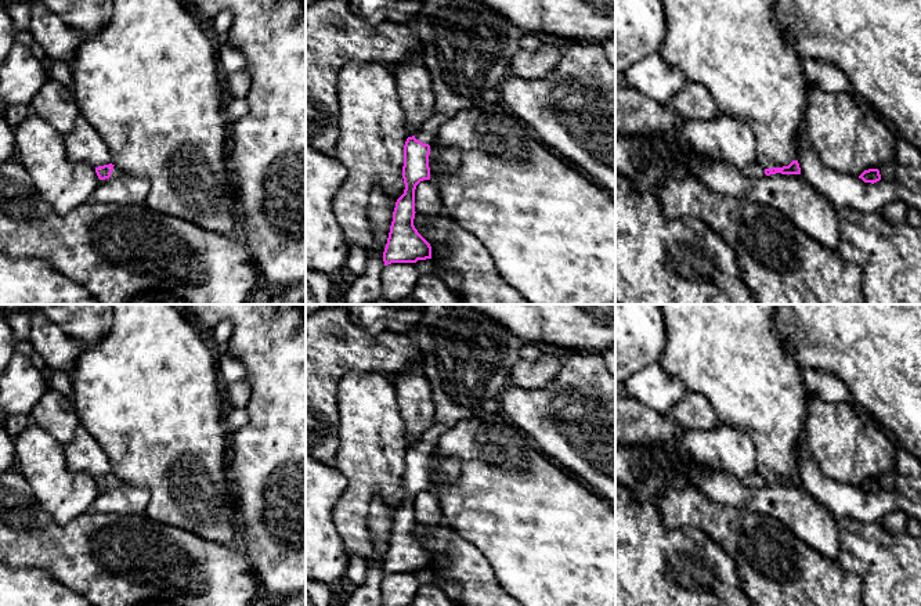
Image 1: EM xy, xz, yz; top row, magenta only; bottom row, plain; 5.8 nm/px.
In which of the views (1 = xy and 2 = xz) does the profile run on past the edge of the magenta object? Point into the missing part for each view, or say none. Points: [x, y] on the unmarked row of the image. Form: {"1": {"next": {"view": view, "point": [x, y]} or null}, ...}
{"1": {"next": {"view": "xy", "point": [116, 482]}}, "2": {"next": {"view": "xz", "point": [426, 444]}}}

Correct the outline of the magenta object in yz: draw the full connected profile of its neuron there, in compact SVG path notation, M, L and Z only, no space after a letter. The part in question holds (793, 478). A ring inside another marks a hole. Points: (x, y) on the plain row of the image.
M792 470L788 476L783 476L783 477L772 477L772 479L763 479L759 475L752 475L752 476L747 476L744 479L740 480L744 486L747 487L755 487L755 488L761 488L765 484L770 486L770 484L776 484L776 483L781 483L781 484L801 484L801 477L798 470Z

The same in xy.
M112 473L95 477L95 483L100 490L105 490L109 487L116 488L116 487L124 484L119 477L116 477Z

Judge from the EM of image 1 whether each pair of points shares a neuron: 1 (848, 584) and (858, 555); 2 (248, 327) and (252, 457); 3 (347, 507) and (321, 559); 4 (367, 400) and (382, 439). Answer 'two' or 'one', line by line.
1: two
2: one
3: two
4: one

